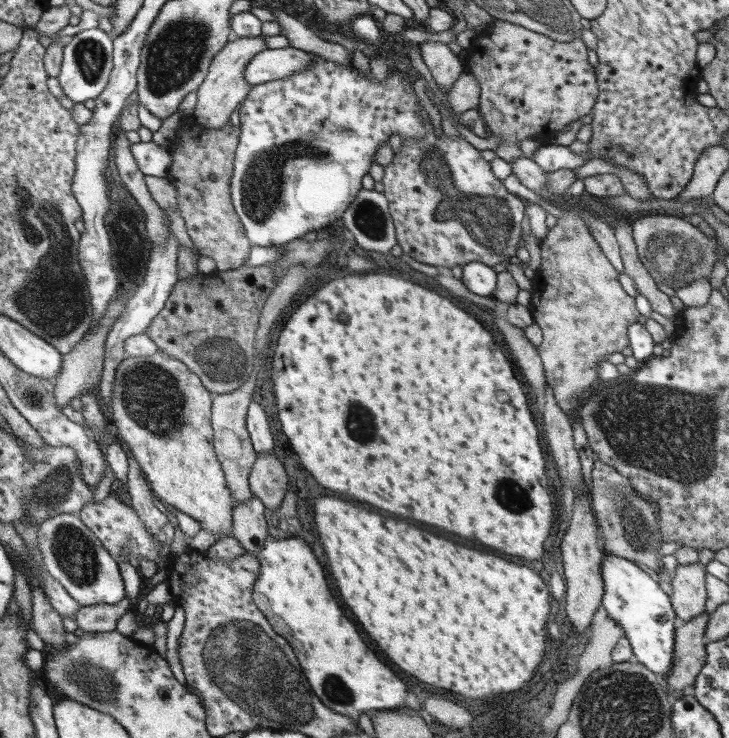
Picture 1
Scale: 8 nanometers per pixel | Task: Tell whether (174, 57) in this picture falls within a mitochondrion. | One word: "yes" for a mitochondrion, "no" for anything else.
yes

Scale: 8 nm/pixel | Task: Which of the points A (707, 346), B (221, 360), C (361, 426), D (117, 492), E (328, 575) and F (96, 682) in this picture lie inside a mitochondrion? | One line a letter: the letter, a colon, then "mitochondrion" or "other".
A: other
B: mitochondrion
C: mitochondrion
D: other
E: other
F: mitochondrion

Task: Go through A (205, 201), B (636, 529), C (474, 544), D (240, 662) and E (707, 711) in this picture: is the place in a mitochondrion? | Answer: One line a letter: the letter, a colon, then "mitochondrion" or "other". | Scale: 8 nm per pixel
A: other
B: mitochondrion
C: other
D: mitochondrion
E: other

